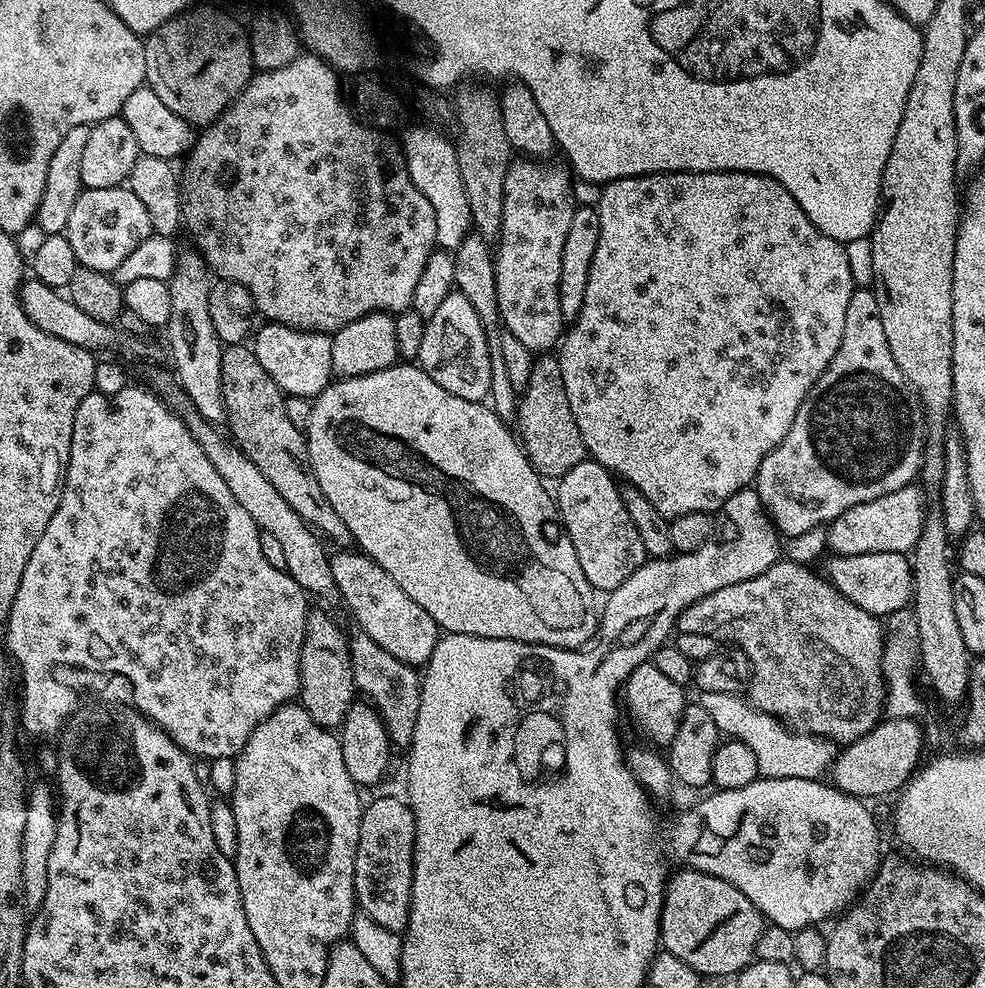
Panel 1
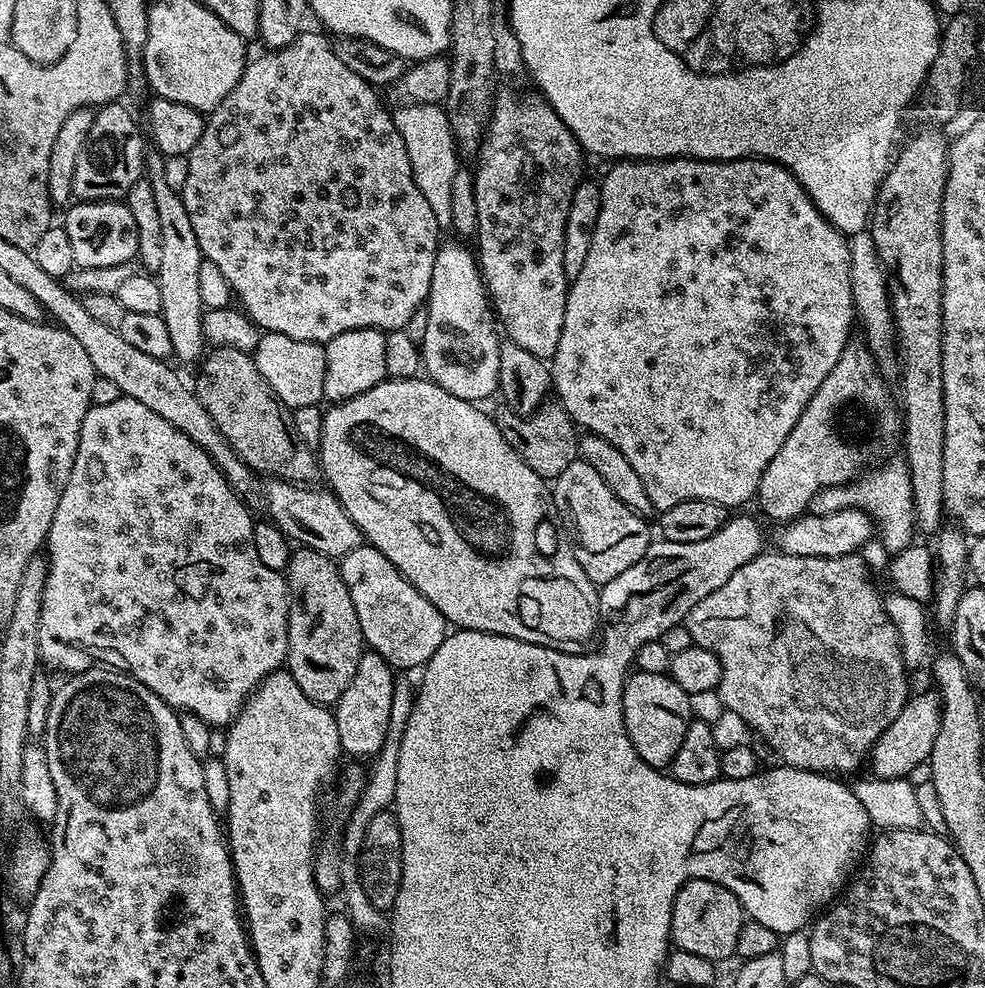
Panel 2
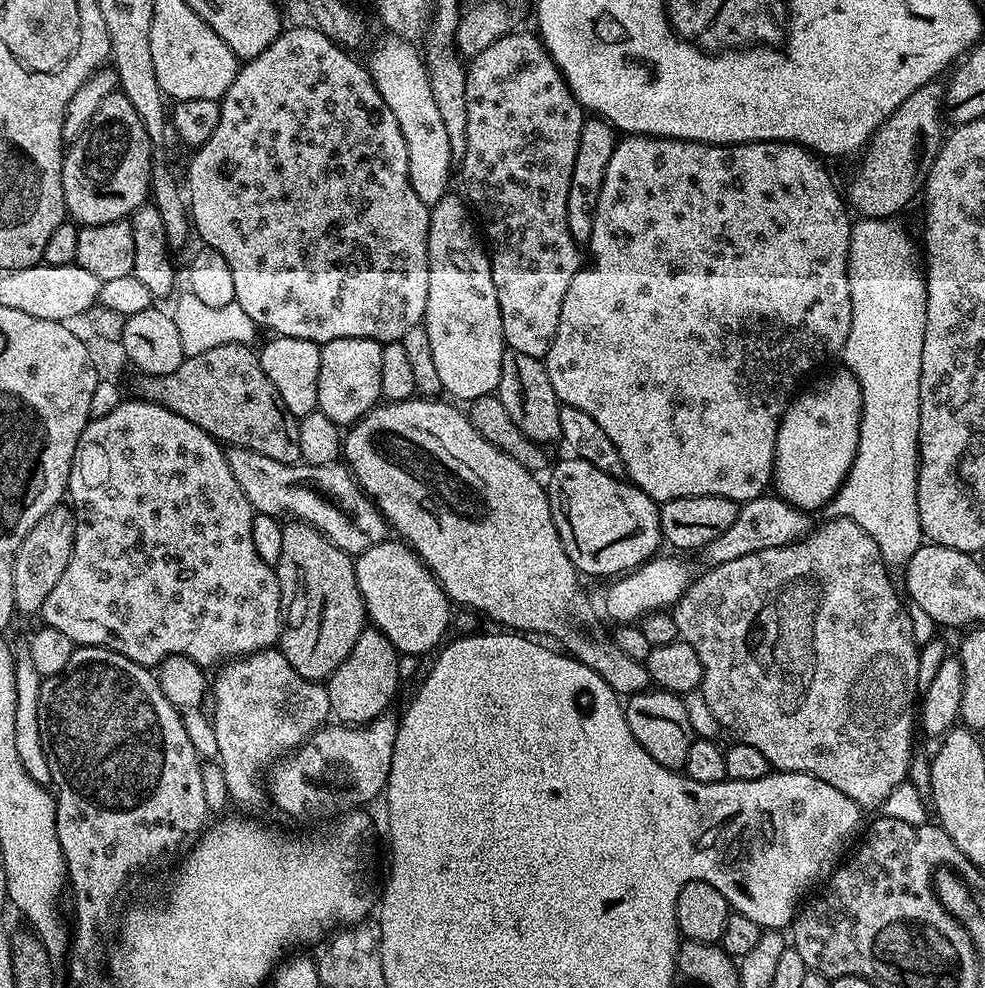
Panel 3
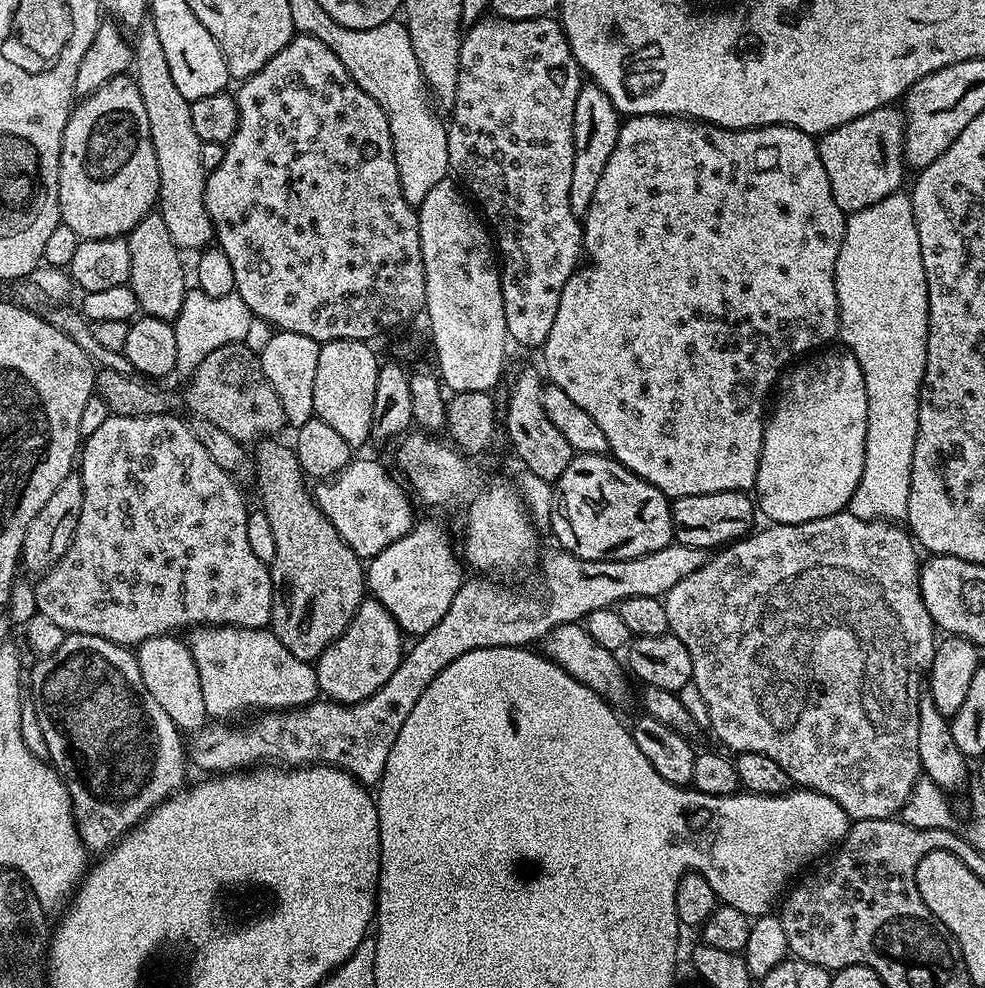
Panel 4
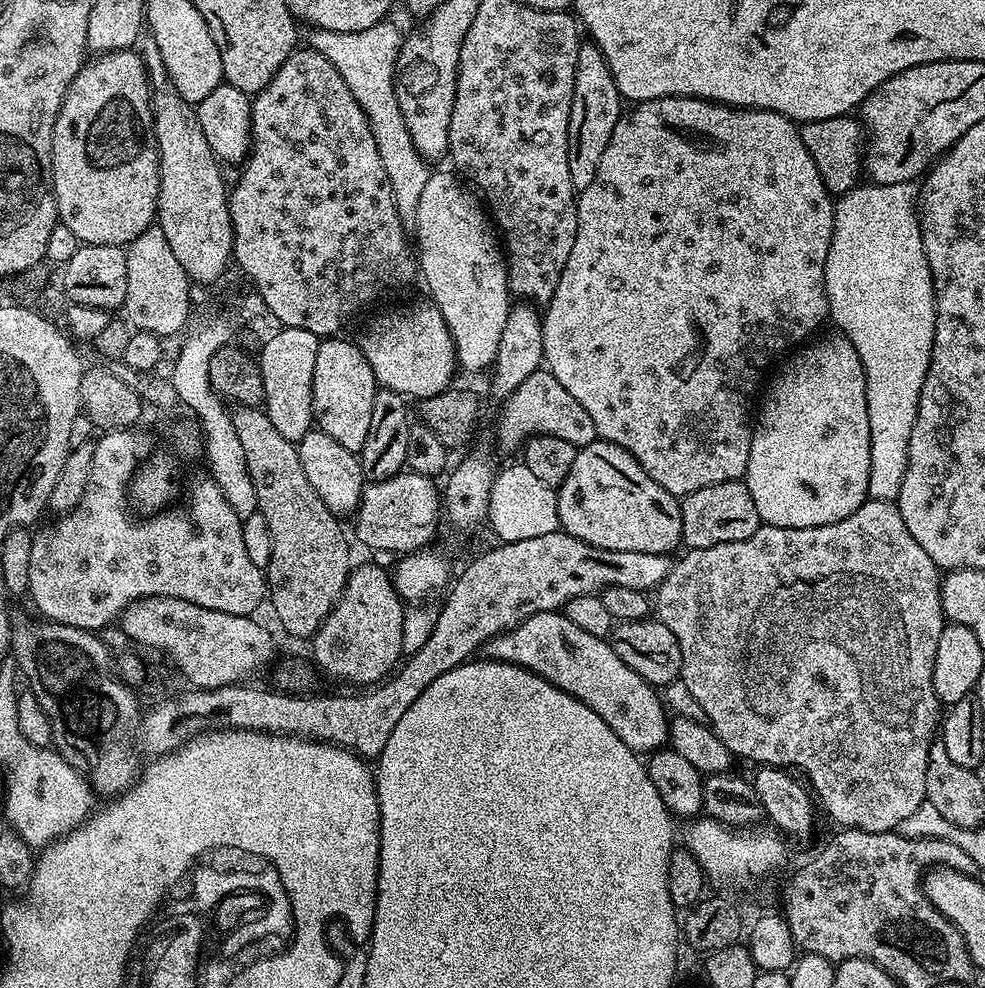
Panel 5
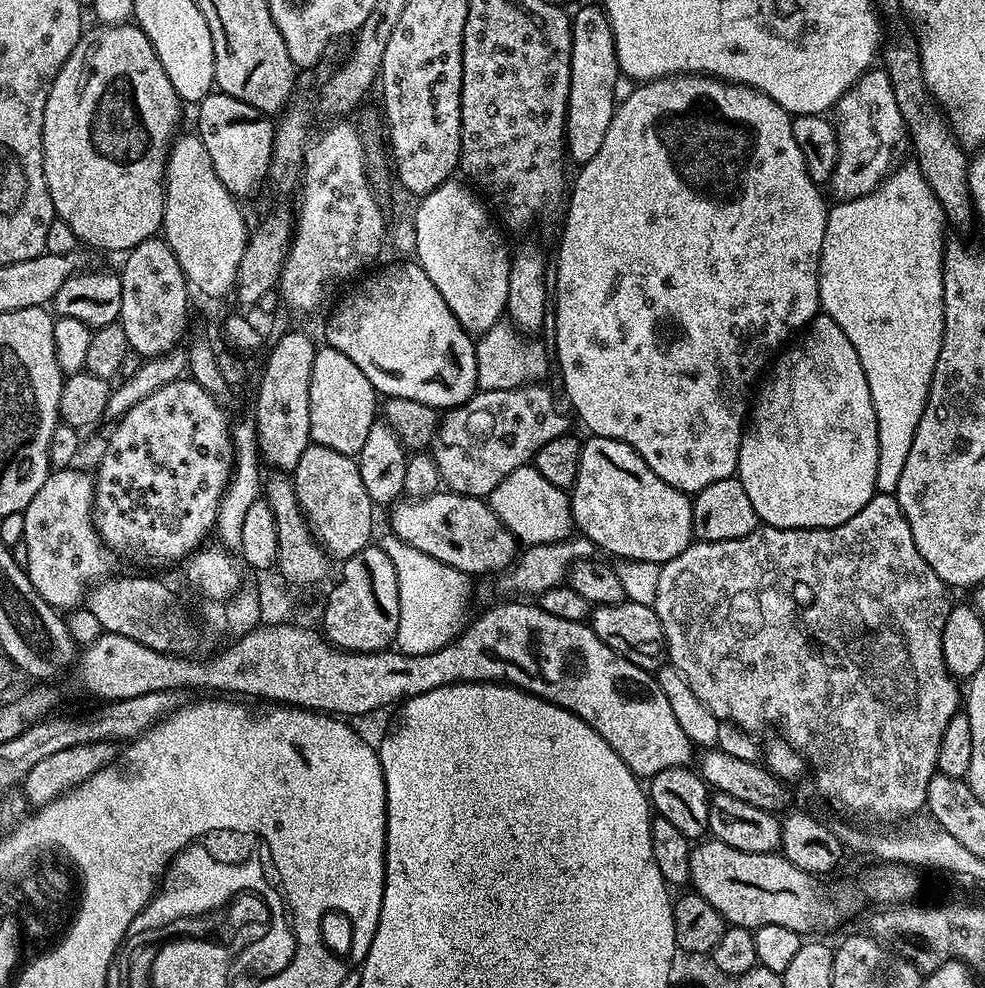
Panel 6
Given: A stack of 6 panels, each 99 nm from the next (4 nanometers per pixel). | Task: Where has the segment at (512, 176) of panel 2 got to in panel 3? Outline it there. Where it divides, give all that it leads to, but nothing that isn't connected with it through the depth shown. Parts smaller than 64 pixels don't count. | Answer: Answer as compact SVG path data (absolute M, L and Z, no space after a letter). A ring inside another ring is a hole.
M513 30L500 36L498 42L490 42L490 46L486 46L486 50L482 50L482 54L471 57L467 61L465 74L466 154L458 167L458 173L460 173L461 182L464 183L465 193L463 192L463 195L466 197L467 203L474 209L478 220L478 215L480 215L481 221L479 220L479 223L482 225L482 232L486 237L487 247L490 249L494 290L498 294L505 345L522 354L530 354L530 358L544 360L554 342L554 334L558 334L558 317L562 315L562 298L566 298L566 289L570 286L574 274L578 274L582 267L581 245L577 244L576 239L570 234L566 222L566 194L570 194L570 174L574 174L574 158L578 158L578 138L582 134L586 112L581 108L580 103L572 97L568 83L564 81L563 74L558 70L556 63L552 61L551 54L544 48L539 35L535 31L520 31Z

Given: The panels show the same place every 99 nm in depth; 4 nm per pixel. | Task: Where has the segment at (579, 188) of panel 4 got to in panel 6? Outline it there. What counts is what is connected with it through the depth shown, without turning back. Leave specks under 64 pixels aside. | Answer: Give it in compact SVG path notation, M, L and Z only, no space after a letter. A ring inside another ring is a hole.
M599 3L584 4L571 13L572 45L570 46L570 94L568 119L564 121L566 156L573 165L590 162L610 130L612 115L616 113L618 95L616 83L622 80L620 63L614 46L614 30L610 30L608 16Z

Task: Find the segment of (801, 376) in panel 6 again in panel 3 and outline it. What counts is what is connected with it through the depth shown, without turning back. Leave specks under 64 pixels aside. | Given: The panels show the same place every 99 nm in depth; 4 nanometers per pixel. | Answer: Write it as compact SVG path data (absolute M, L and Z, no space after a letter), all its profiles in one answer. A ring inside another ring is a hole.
M839 371L818 381L809 392L801 391L780 419L772 479L780 499L795 508L825 507L844 484L856 457L860 417L864 415L862 394L854 374Z

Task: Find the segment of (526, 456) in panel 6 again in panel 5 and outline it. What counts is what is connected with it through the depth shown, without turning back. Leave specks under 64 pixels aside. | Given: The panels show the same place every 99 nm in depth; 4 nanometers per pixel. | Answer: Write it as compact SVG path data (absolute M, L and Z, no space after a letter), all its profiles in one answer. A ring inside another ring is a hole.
M547 370L530 374L530 378L526 378L526 382L522 382L522 386L518 386L518 390L506 397L499 407L500 444L508 452L515 448L517 451L531 436L562 438L578 450L598 439L590 414L586 414L586 409L571 396L570 390Z

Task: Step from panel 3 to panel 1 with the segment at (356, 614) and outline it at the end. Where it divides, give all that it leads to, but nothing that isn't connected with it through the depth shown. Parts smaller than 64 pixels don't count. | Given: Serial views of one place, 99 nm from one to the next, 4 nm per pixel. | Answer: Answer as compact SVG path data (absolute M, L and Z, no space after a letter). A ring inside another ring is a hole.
M309 611L306 634L302 642L300 655L299 703L318 722L318 726L329 730L339 729L344 715L352 708L357 699L356 683L352 677L349 637L324 612Z

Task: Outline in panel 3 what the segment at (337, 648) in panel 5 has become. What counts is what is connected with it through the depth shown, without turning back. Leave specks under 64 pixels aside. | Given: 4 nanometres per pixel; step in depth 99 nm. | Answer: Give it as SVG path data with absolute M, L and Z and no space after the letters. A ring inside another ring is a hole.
M365 627L364 633L354 642L354 650L334 670L334 674L326 681L332 716L341 724L362 725L368 724L378 716L383 716L389 711L388 703L396 696L396 687L400 684L400 660L396 647L385 638L377 628Z

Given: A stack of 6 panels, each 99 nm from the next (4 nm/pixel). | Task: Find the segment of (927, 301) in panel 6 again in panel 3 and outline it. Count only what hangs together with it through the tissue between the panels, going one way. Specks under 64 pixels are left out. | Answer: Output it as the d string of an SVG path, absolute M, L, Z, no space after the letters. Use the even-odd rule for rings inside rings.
M860 218L852 225L852 233L850 234L850 250L848 251L848 281L850 282L850 302L852 303L852 317L850 318L850 334L846 338L846 346L842 353L843 367L854 374L854 378L860 387L862 394L862 410L864 415L860 417L860 441L858 442L858 450L854 462L848 471L848 477L844 480L844 484L836 495L830 501L831 515L833 517L849 520L858 526L862 526L862 530L866 530L866 534L870 534L870 538L874 538L874 542L880 549L880 557L884 563L889 566L906 566L910 562L910 558L914 558L914 554L919 550L921 544L925 543L924 531L920 525L918 518L918 486L916 479L920 473L920 379L922 378L922 342L926 334L926 302L928 301L928 290L925 279L922 277L922 272L916 269L916 260L912 257L912 244L908 241L908 236L902 229L896 225L895 219L889 218L886 220L869 220Z

